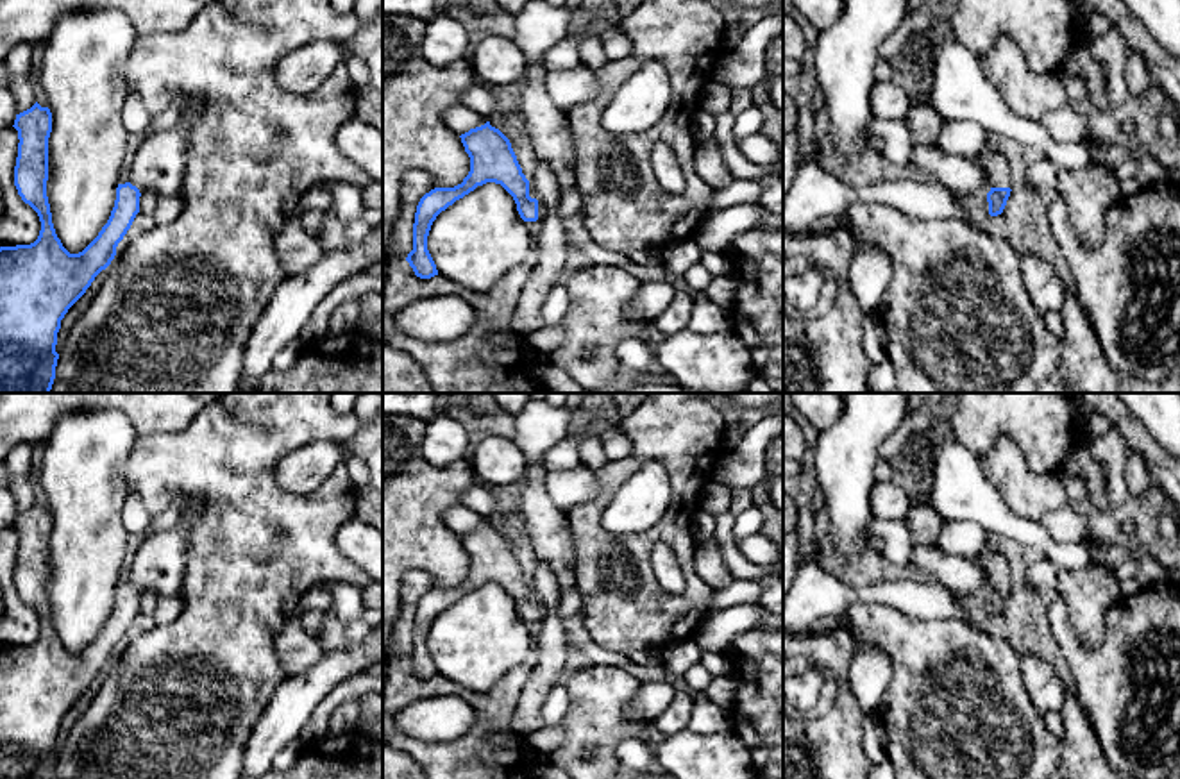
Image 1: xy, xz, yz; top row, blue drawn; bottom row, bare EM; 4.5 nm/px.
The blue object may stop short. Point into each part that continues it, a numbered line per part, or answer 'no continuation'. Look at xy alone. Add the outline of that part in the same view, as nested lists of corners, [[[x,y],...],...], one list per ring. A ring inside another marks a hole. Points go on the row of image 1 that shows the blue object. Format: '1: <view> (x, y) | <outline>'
1: xy (160, 165) | [[[190,111],[166,130],[145,136],[131,164],[131,184],[139,193],[177,195],[186,177]]]

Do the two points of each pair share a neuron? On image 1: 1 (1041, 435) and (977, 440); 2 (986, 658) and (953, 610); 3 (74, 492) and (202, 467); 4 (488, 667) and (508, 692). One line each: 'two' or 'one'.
1: one
2: two
3: two
4: two

